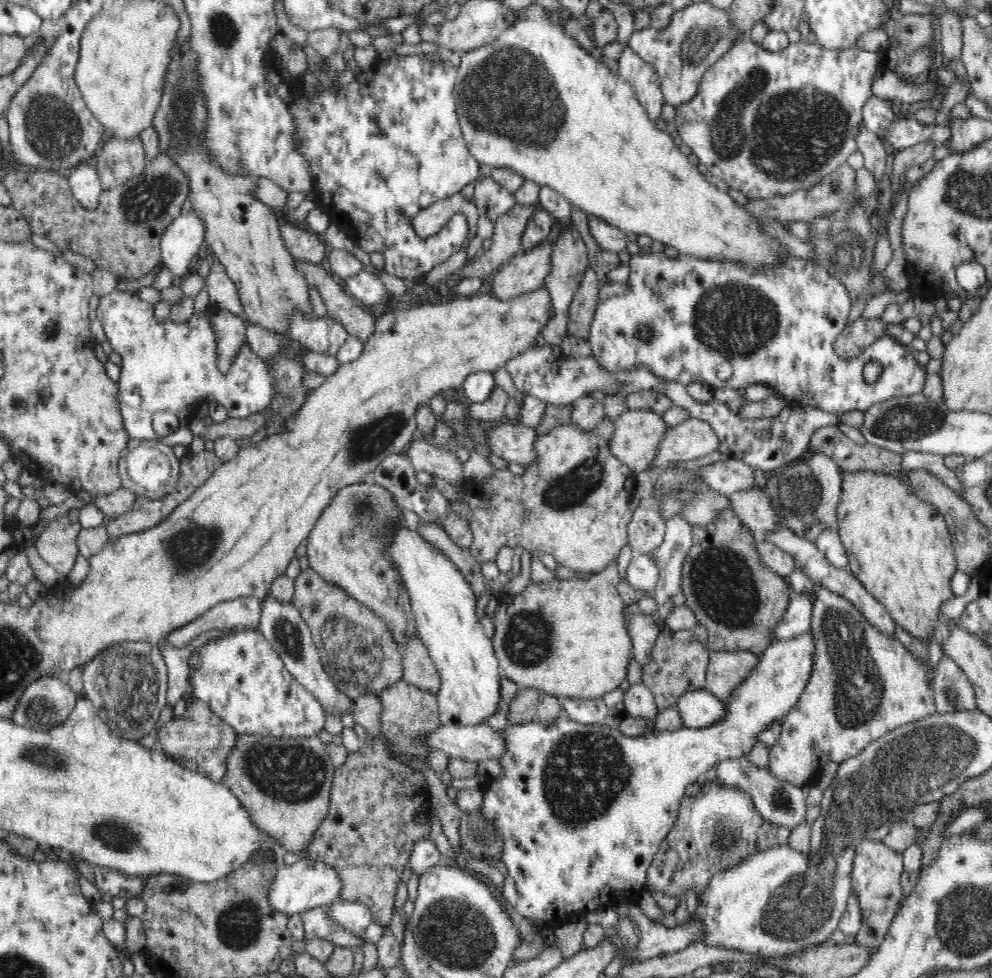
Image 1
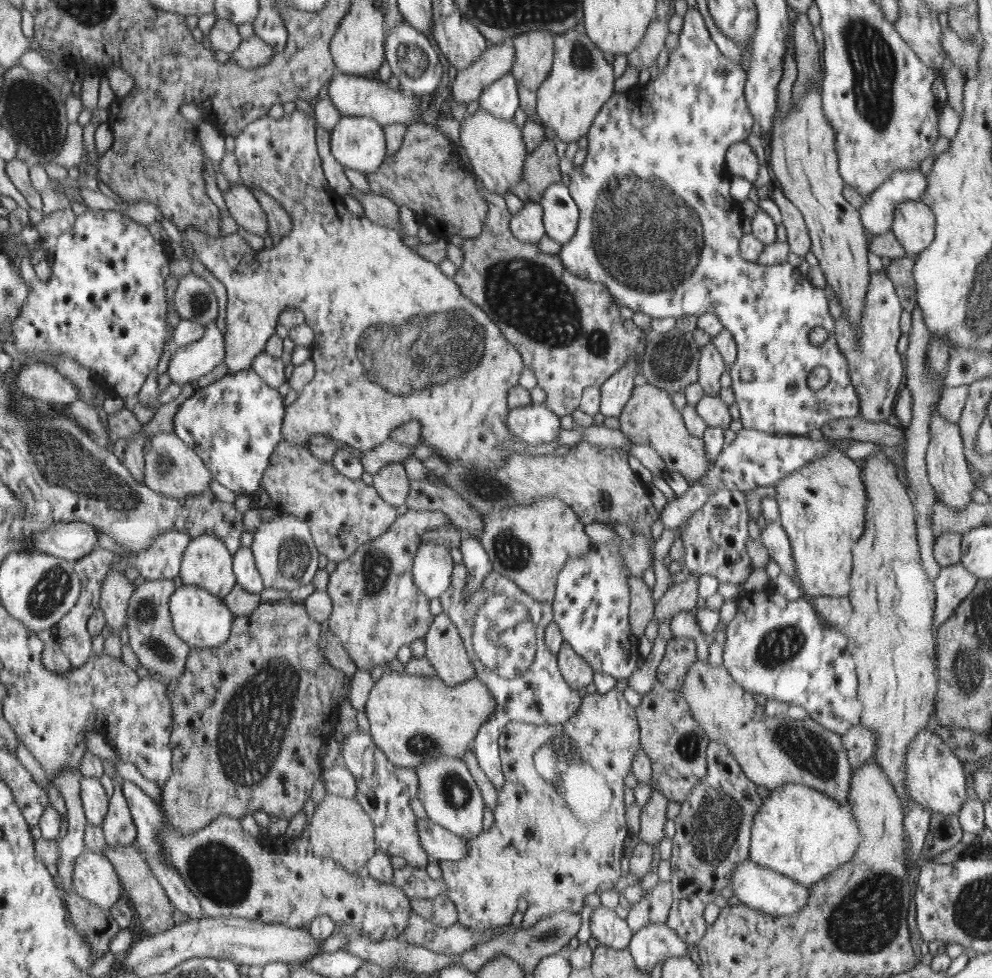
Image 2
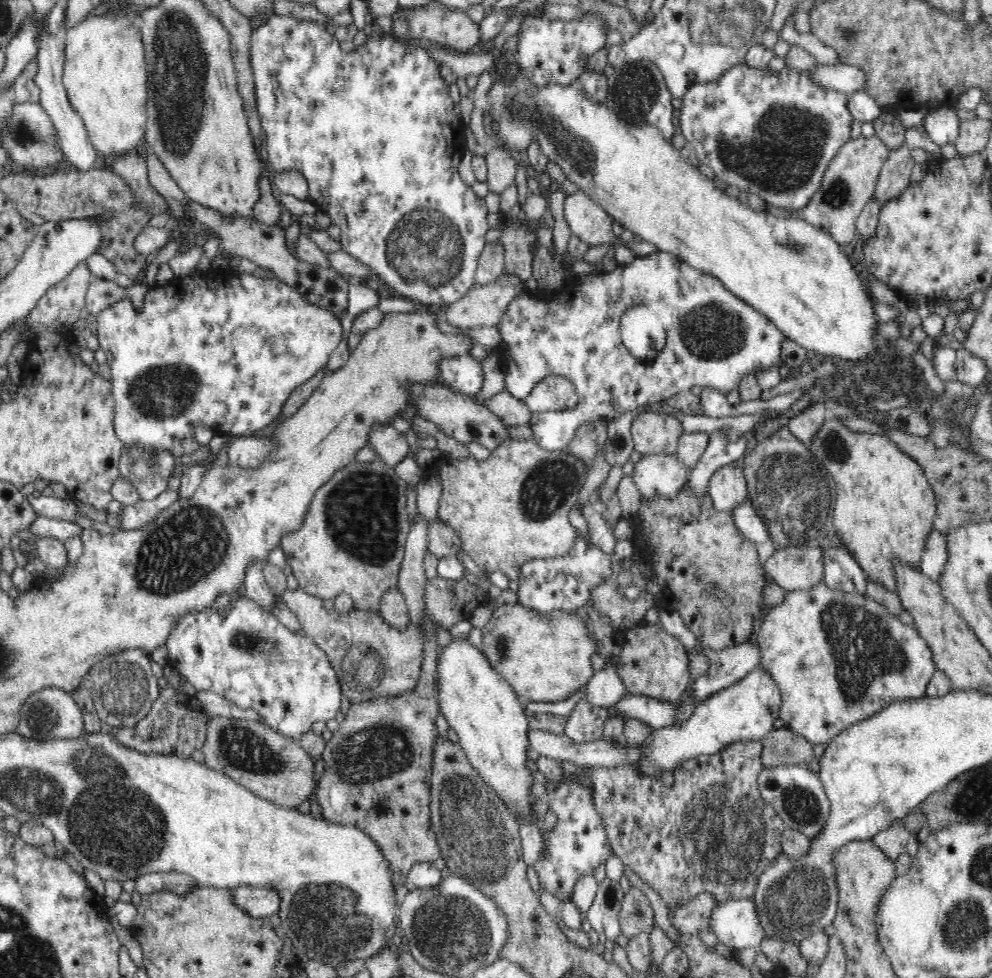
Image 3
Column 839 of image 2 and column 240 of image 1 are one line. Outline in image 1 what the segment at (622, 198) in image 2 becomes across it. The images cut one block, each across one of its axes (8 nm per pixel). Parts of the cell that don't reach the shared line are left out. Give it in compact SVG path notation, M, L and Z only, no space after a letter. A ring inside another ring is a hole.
M115 289L110 294L100 297L96 310L97 320L102 324L106 338L110 342L113 352L121 356L120 376L117 381L118 400L120 412L123 418L124 428L129 438L138 438L147 443L157 443L159 440L152 429L152 416L156 412L173 412L179 420L179 428L163 440L177 450L184 451L190 445L193 434L188 428L190 421L197 418L197 411L202 402L218 402L224 406L230 418L245 419L254 413L262 413L274 400L276 387L274 387L274 375L270 373L268 363L252 352L246 342L239 348L233 358L232 366L224 374L218 371L218 343L214 335L212 321L208 313L214 311L209 306L207 310L184 322L176 323L171 319L159 322L154 317L154 305L140 298L138 294L124 292Z

